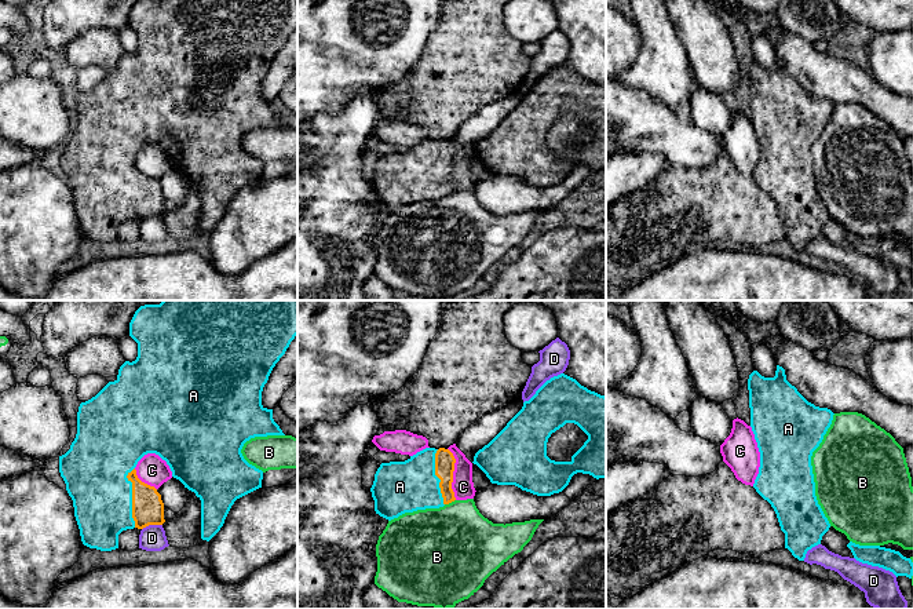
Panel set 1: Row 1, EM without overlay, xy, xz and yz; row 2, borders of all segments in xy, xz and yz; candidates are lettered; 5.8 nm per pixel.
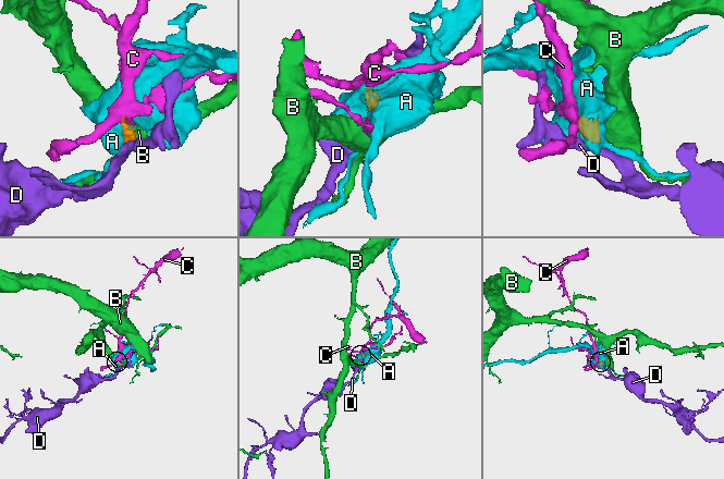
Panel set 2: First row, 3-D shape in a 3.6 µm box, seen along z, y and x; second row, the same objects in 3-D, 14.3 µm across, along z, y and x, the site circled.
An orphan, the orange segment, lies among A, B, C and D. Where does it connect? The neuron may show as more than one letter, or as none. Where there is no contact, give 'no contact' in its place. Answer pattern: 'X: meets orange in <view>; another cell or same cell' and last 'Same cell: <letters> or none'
A: meets orange in xy; same cell
B: meets orange in xz; another cell
C: meets orange in xz; another cell
D: meets orange in xy; another cell
Same cell: A

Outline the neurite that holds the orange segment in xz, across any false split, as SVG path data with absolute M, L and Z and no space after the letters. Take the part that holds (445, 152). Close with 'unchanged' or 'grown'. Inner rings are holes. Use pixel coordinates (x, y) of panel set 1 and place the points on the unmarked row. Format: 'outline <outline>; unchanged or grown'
outline M426 139L405 153L381 154L370 179L375 203L391 212L405 204L439 200L456 192L452 180L456 150L449 141Z; grown

